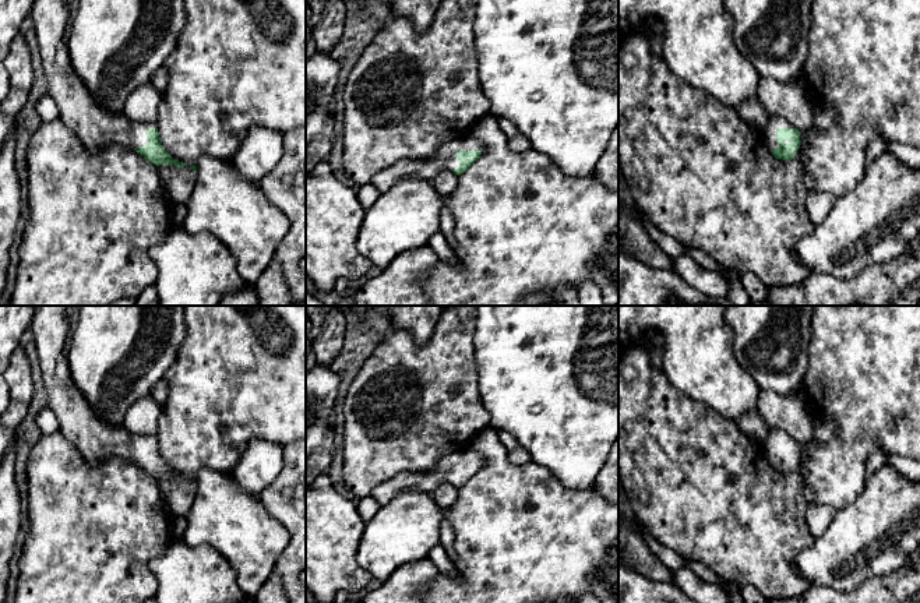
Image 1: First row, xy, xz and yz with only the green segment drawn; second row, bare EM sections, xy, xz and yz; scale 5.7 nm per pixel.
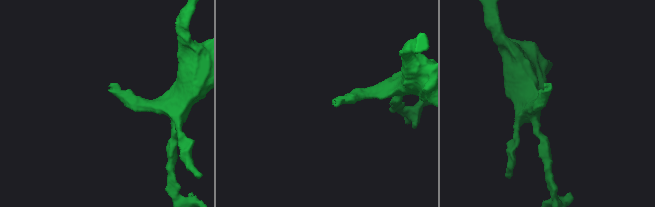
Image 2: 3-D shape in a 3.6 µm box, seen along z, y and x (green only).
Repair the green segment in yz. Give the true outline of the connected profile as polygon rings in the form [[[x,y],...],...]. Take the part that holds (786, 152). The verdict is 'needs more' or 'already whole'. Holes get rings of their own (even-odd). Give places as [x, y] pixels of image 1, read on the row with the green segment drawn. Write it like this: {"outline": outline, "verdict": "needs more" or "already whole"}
{"outline": [[[771,114],[764,140],[776,159],[792,161],[801,145],[800,131],[782,116]]], "verdict": "needs more"}

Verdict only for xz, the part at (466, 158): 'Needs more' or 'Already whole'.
Needs more

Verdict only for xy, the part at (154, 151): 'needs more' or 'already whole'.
needs more

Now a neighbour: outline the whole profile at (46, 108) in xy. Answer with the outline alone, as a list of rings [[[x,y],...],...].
[[[49,94],[39,99],[36,112],[43,121],[53,121],[60,117],[60,110]]]

